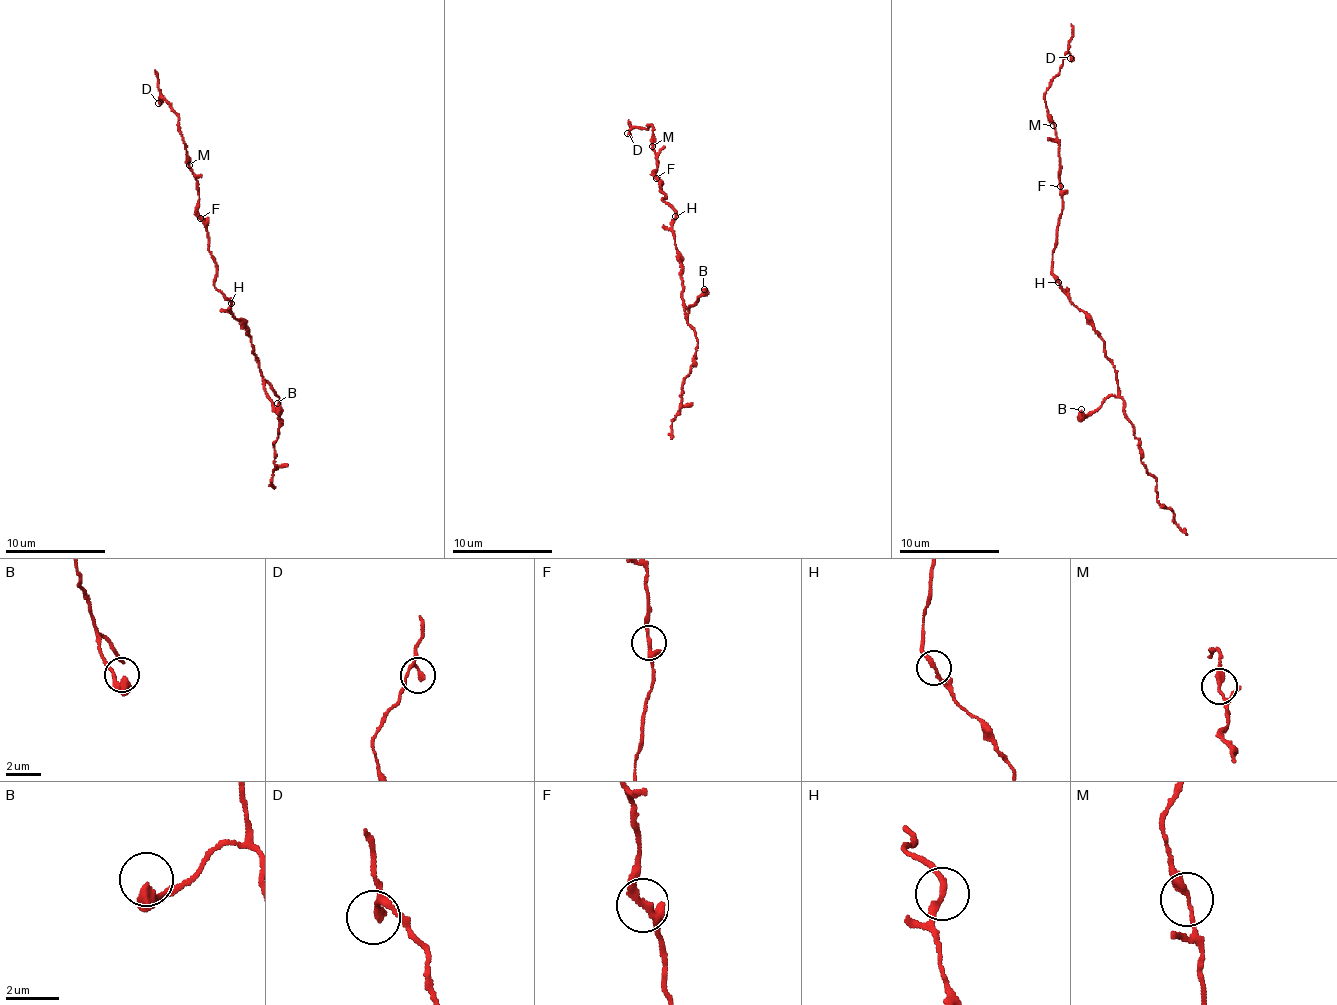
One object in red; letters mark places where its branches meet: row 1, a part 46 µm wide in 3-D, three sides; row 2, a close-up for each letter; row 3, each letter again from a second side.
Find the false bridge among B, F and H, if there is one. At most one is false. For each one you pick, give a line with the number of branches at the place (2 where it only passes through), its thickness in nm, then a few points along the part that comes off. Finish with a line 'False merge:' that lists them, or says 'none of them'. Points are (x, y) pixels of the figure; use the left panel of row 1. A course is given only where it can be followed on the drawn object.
False merge: none of them

